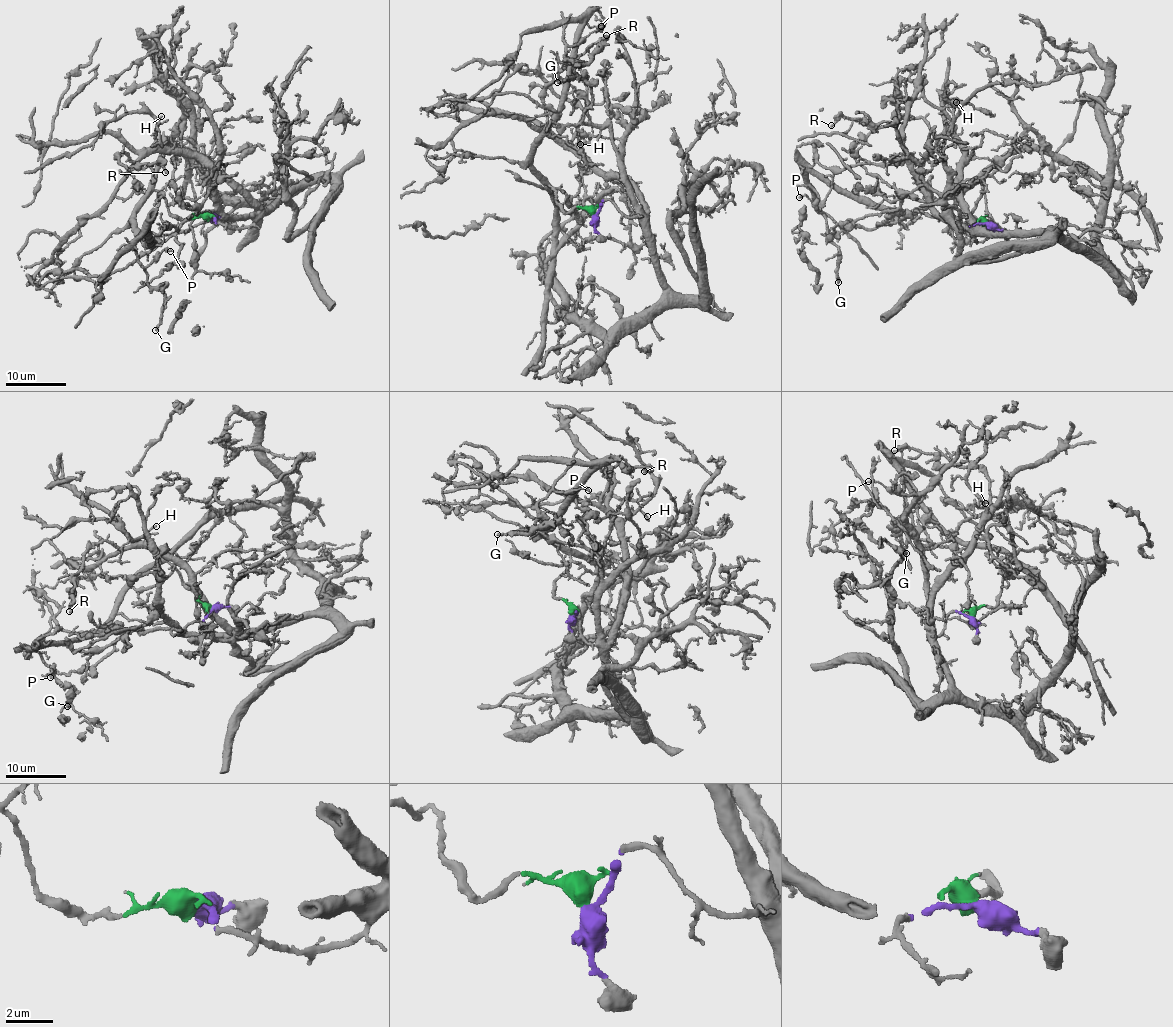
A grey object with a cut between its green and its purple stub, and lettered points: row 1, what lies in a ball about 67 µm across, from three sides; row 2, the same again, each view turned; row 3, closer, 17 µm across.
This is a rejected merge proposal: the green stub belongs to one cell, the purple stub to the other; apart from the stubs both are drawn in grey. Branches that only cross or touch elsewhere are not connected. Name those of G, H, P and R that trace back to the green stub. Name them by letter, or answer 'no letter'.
G, P

